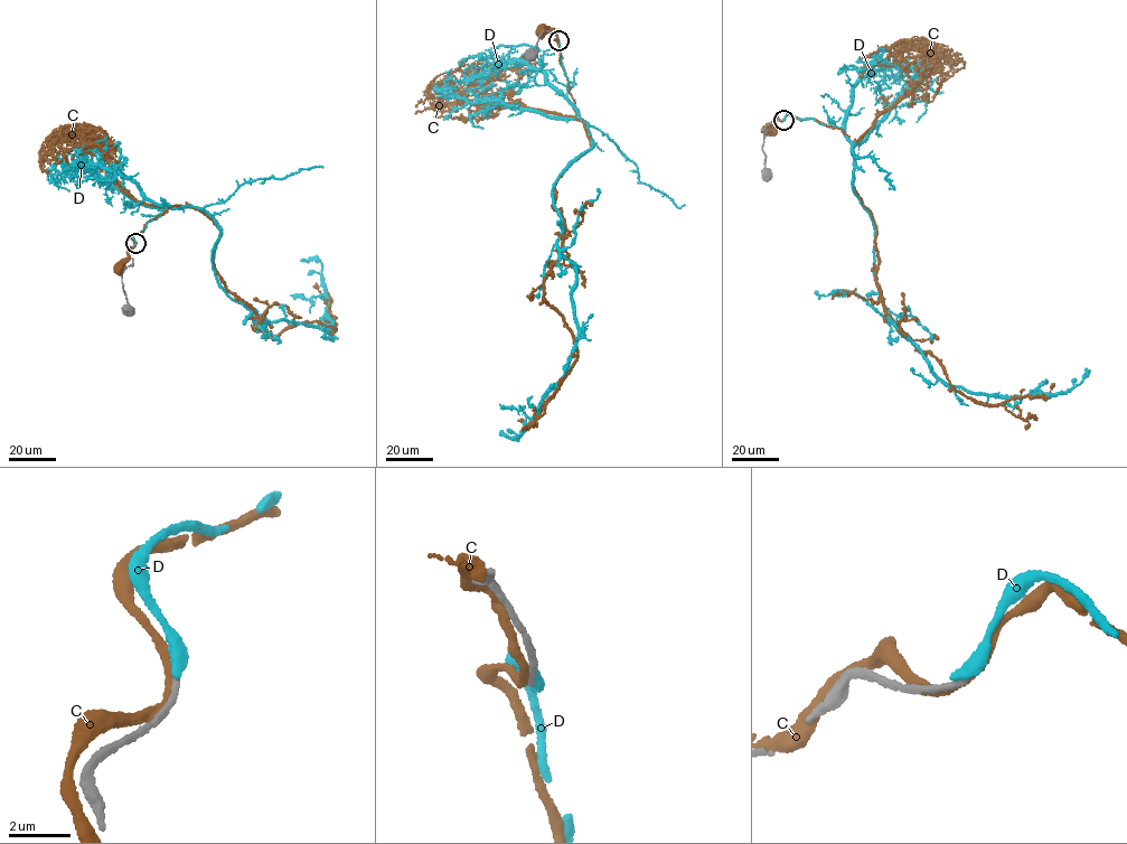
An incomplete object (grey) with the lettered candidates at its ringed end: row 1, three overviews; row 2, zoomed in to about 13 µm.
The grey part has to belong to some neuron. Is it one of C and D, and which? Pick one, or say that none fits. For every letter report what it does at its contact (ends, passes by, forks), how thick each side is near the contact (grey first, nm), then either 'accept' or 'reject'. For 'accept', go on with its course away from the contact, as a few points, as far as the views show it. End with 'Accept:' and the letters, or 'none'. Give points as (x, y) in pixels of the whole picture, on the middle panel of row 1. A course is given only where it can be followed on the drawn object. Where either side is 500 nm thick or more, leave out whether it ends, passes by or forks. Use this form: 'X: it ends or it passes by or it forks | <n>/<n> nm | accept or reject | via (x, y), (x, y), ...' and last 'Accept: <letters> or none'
C: it passes by | 280/280 nm | reject
D: it ends | 200/420 nm | reject
Accept: none

